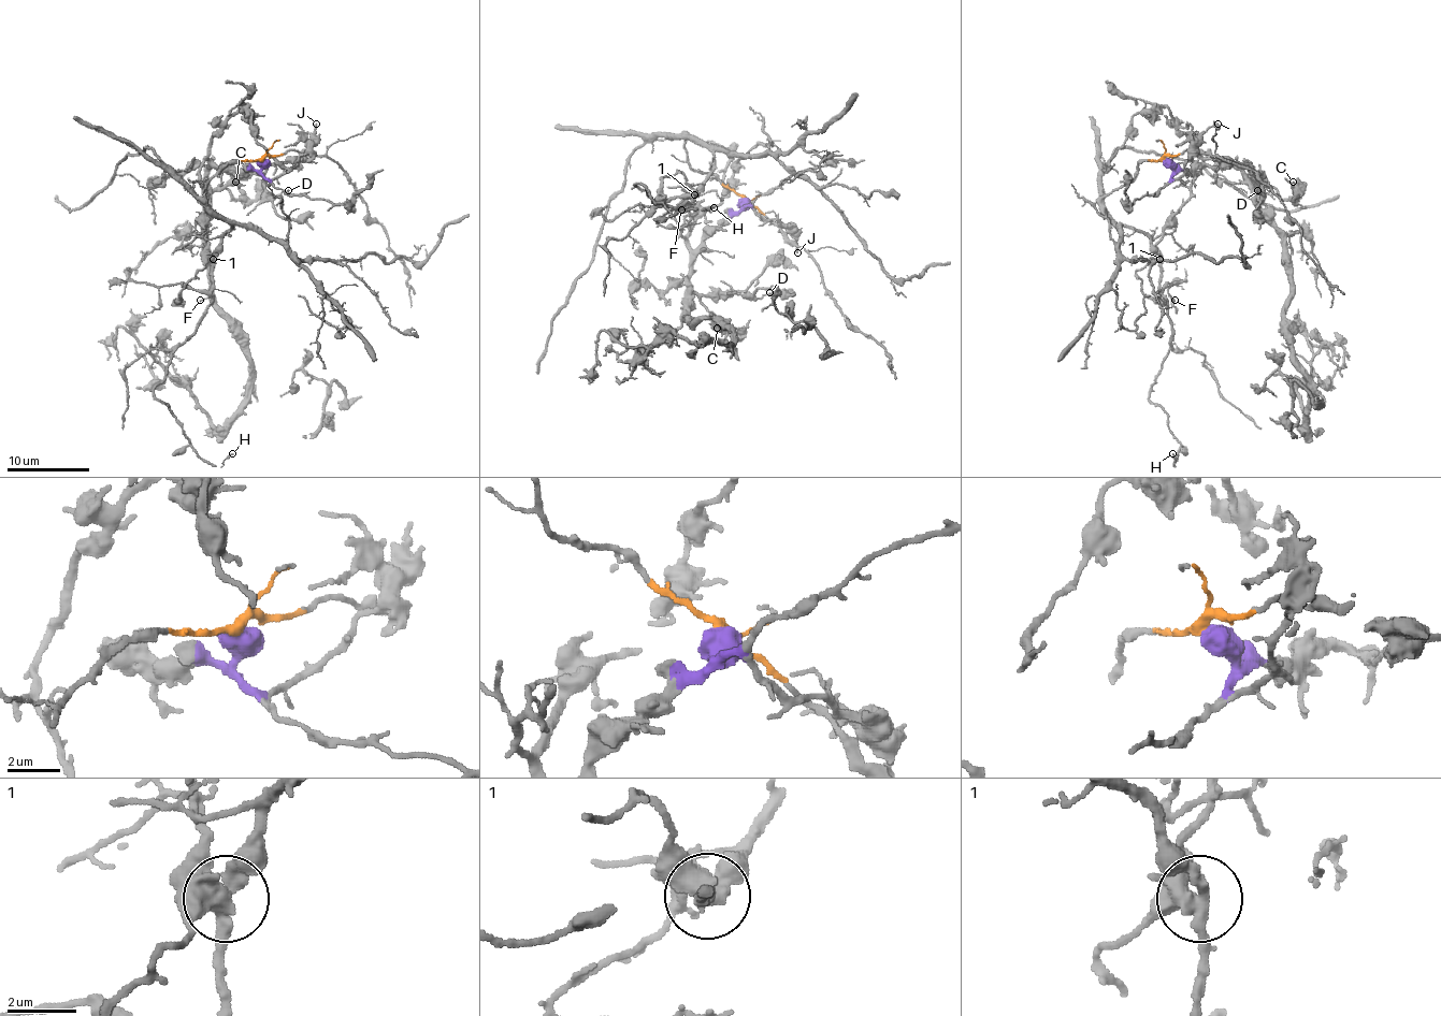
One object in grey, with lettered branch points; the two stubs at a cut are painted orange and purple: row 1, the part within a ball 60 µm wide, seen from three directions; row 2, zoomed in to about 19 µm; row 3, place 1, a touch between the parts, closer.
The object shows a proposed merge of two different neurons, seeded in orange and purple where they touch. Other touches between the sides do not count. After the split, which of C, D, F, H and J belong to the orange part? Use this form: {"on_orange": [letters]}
{"on_orange": ["F", "H"]}

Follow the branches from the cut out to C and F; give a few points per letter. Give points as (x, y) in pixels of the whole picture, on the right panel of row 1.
C: (1163, 161), (1175, 169), (1228, 167), (1241, 171), (1255, 189), (1271, 186), (1282, 198), (1288, 198), (1292, 182)
F: (1163, 159), (1142, 161), (1136, 175), (1103, 198), (1119, 227), (1150, 238), (1161, 258), (1161, 292), (1175, 301)

